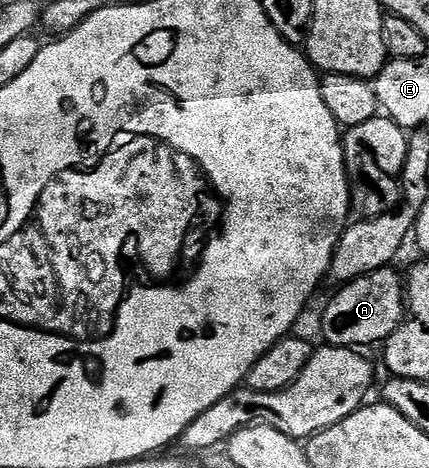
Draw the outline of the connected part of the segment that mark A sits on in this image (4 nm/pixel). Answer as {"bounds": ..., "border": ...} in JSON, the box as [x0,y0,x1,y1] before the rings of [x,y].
{"bounds":[321,267,407,349],"border":[[[392,267],[369,273],[359,280],[342,285],[328,304],[321,322],[321,330],[328,345],[349,349],[365,348],[384,343],[403,323],[407,314],[407,296],[401,275]]]}

